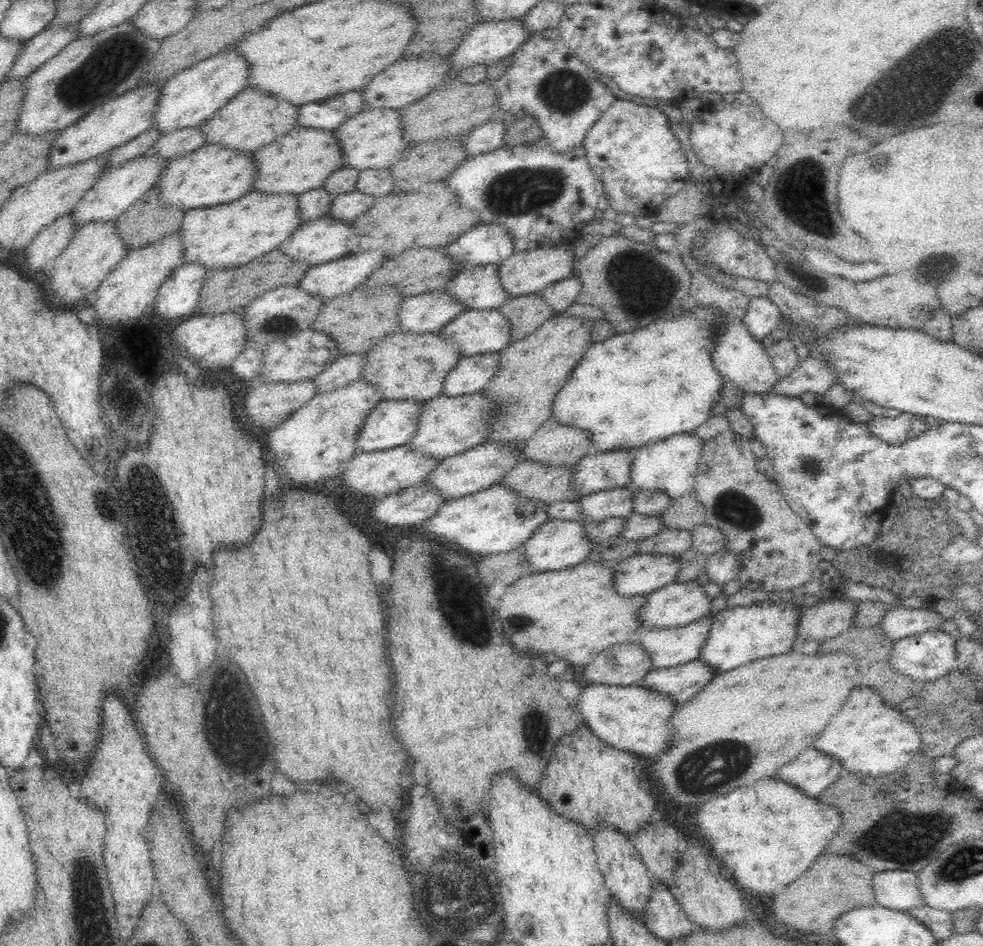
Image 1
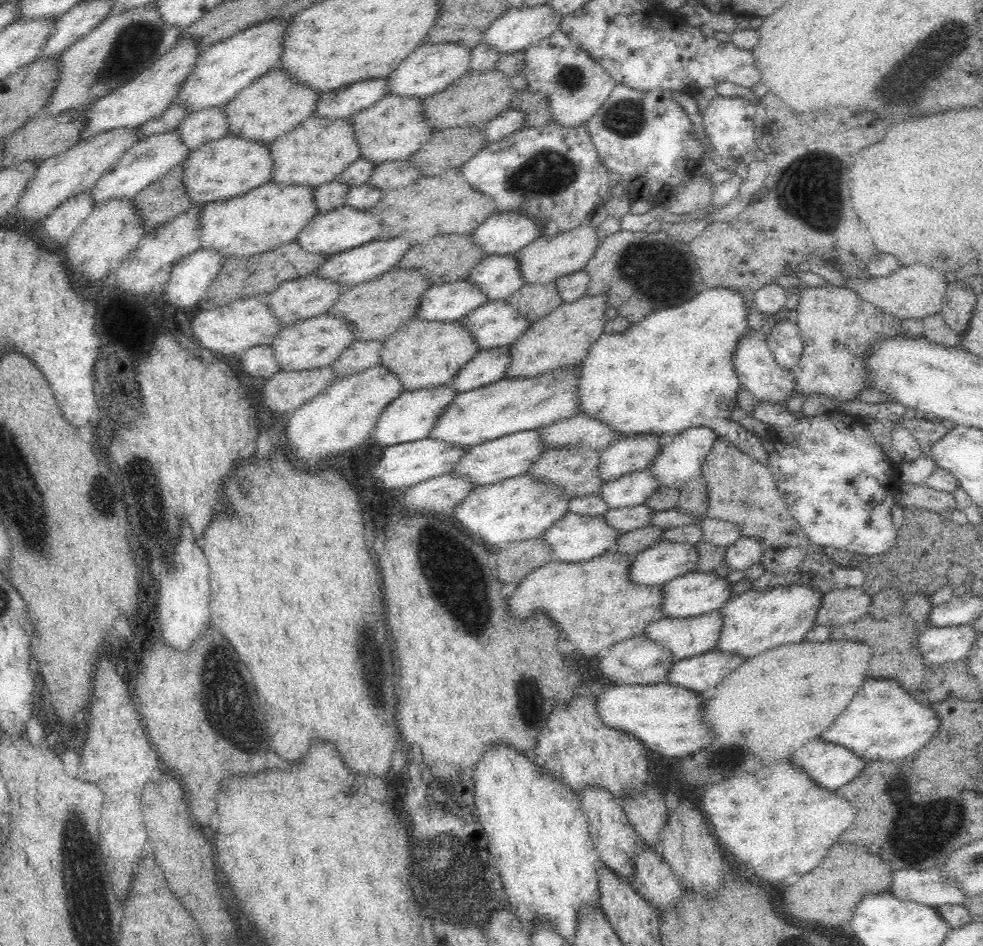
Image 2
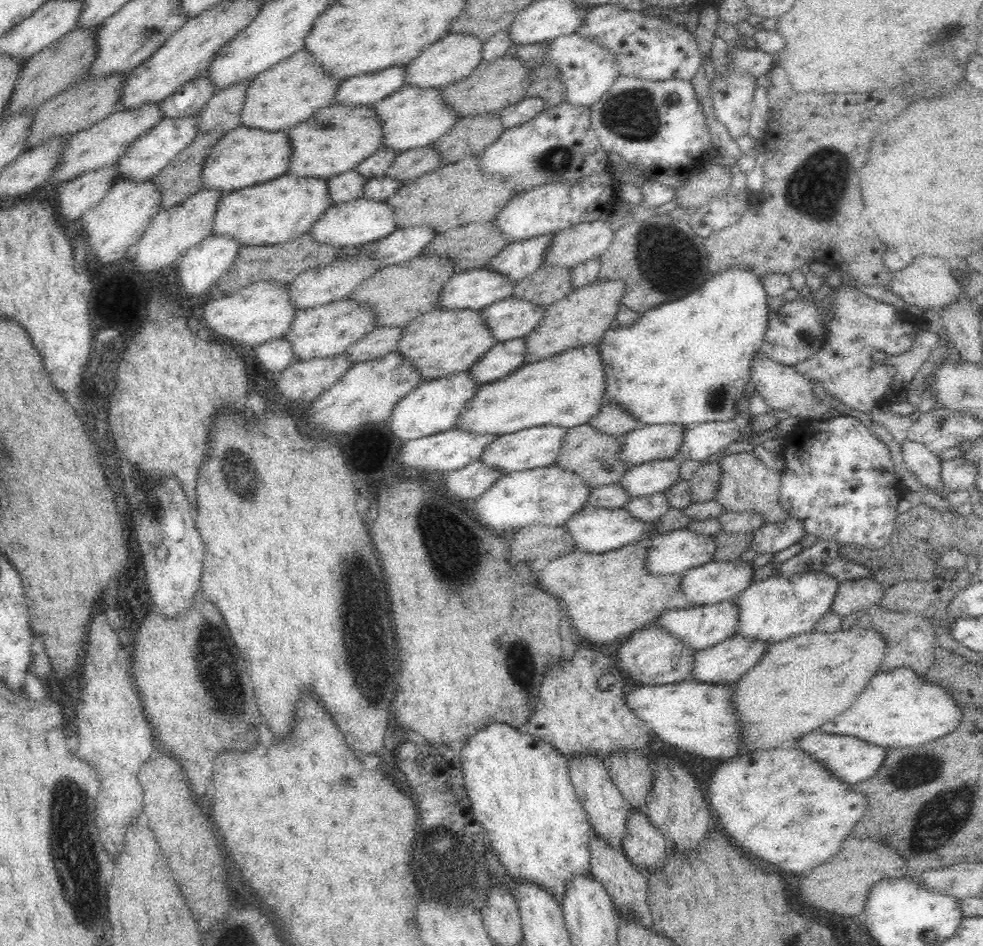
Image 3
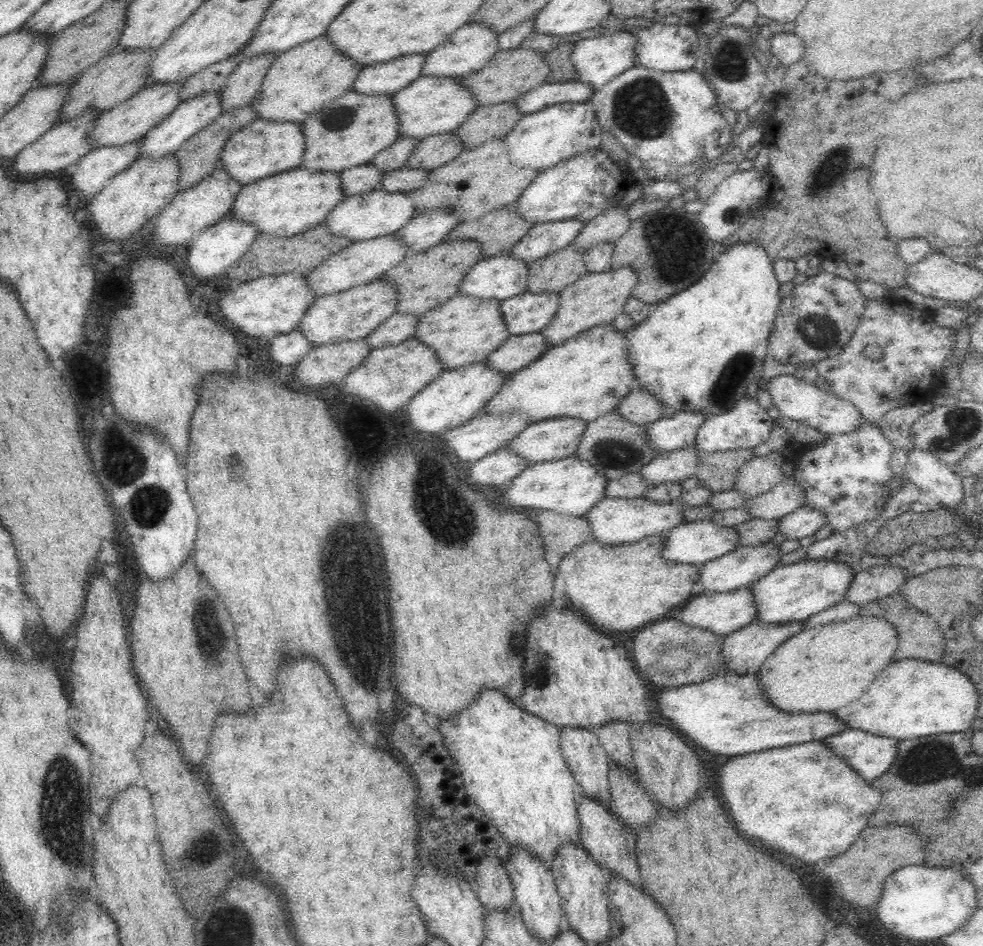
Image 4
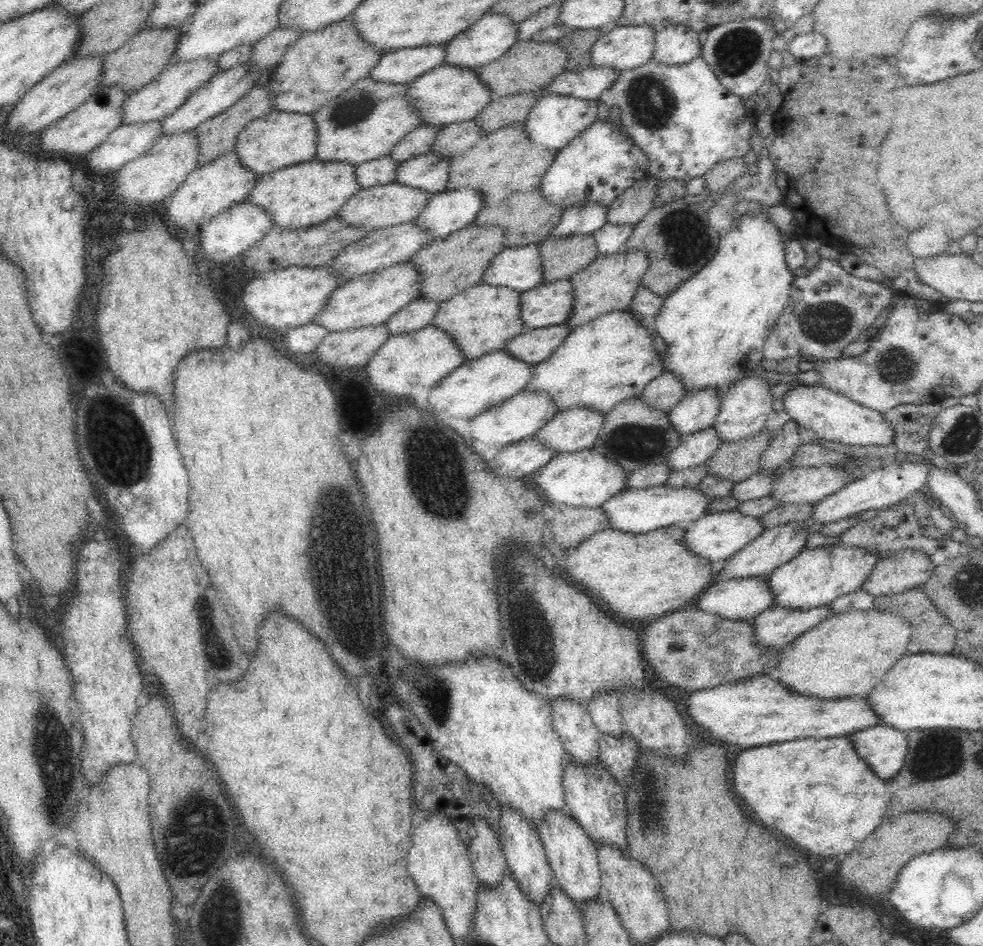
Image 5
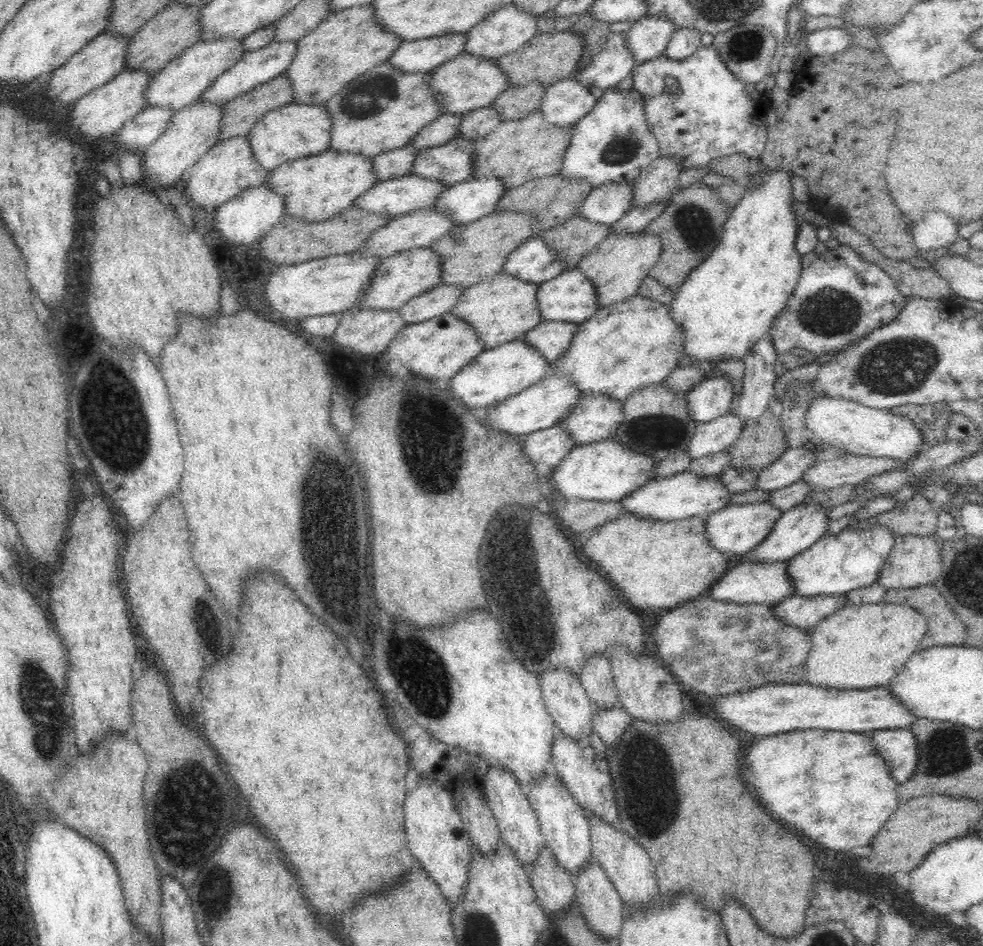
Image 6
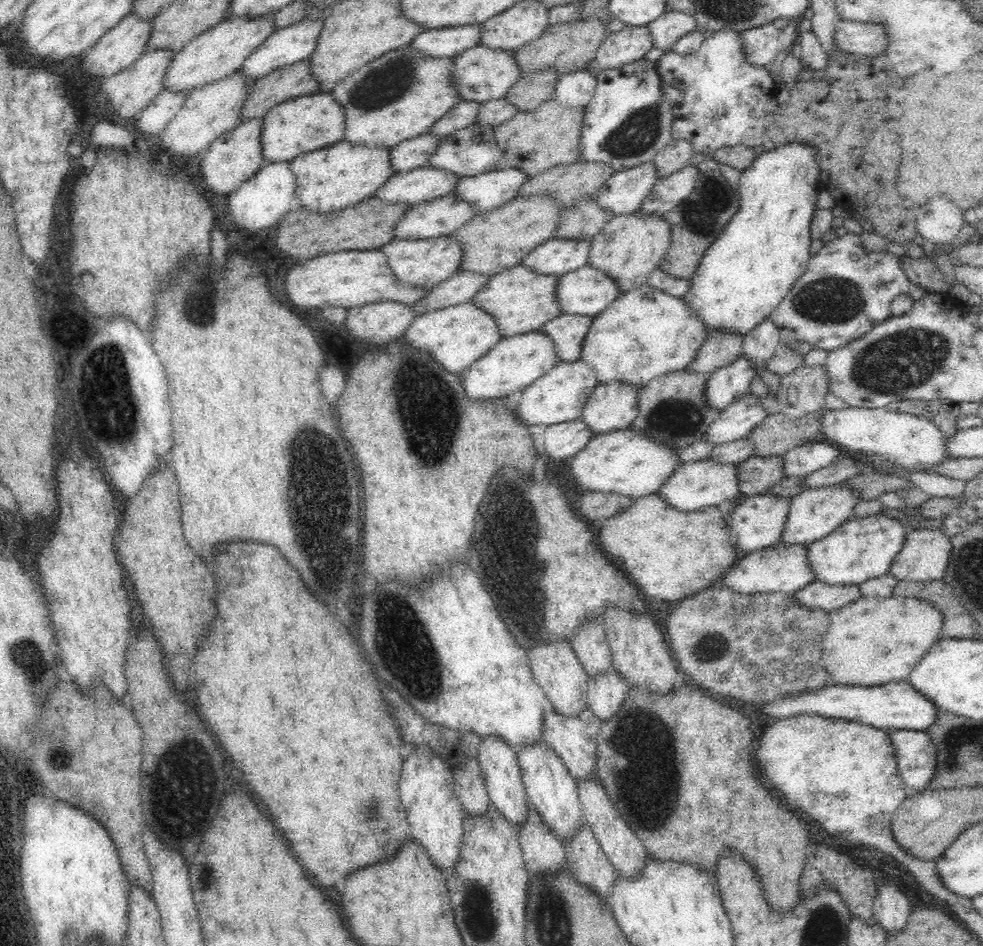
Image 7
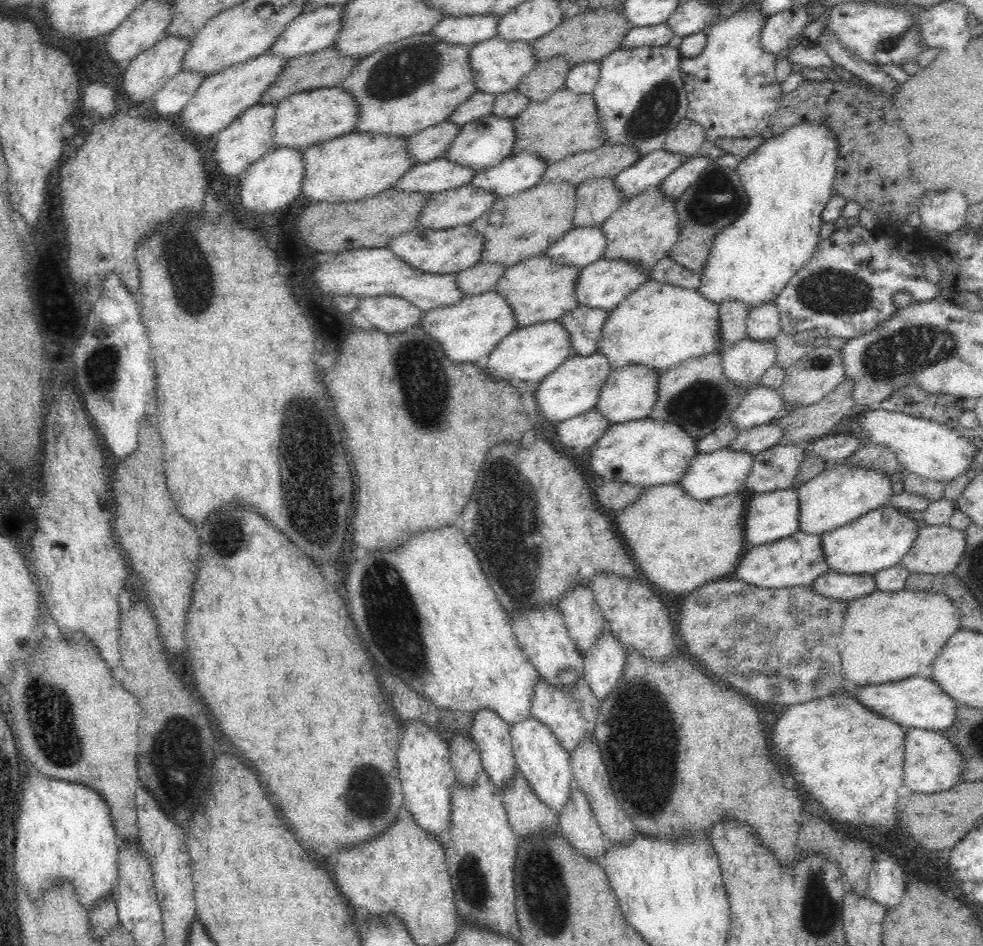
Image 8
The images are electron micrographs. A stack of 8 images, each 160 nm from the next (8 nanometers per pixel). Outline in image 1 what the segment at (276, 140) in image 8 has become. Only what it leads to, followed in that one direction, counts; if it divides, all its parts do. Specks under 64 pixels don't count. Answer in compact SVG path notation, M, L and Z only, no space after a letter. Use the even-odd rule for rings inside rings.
M204 144L184 156L172 159L160 172L155 186L158 187L161 202L187 211L232 202L248 193L256 179L253 153Z

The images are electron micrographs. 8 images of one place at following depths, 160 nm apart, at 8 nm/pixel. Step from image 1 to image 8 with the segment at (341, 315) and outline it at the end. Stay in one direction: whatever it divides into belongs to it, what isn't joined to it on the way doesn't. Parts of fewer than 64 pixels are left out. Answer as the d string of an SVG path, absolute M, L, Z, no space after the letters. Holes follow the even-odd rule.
M566 181L539 182L528 190L497 198L470 227L484 239L480 263L511 267L532 255L540 255L572 230L572 217L576 206L576 186Z

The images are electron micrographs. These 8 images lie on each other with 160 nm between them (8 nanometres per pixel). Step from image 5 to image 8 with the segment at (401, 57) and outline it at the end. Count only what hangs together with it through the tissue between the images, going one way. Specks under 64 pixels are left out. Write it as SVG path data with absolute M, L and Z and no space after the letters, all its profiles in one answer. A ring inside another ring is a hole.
M474 15L442 17L430 30L430 35L438 41L454 45L475 45L496 36L499 16Z

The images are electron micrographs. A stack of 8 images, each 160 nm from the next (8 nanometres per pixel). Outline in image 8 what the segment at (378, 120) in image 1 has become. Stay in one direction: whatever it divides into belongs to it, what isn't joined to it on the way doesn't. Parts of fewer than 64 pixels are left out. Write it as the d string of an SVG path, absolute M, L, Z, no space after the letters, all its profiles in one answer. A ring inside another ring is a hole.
M498 35L472 45L468 54L470 70L474 75L476 90L499 95L514 89L523 76L536 66L532 45L524 41L506 41Z

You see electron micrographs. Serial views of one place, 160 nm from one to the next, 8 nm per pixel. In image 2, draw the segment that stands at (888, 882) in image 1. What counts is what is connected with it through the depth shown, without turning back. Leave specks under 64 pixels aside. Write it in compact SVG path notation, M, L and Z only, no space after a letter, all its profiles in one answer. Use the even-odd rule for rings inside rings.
M938 867L929 870L896 870L891 873L887 892L898 900L914 901L928 906L943 904L960 905L964 893L954 885L954 881L941 878Z

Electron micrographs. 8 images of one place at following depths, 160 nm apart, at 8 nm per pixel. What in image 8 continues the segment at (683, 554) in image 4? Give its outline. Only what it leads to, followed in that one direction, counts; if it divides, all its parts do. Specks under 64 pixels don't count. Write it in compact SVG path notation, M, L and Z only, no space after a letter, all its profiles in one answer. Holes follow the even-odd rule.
M790 487L784 490L754 493L752 498L748 498L743 526L743 540L748 546L768 544L798 532L798 495L795 489Z

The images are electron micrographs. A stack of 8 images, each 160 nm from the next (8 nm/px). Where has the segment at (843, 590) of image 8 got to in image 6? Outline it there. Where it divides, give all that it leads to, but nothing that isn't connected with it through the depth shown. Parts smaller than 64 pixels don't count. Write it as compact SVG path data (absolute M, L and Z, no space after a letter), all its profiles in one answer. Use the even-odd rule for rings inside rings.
M792 594L769 608L769 611L784 625L798 629L810 629L847 604L844 595L803 598Z

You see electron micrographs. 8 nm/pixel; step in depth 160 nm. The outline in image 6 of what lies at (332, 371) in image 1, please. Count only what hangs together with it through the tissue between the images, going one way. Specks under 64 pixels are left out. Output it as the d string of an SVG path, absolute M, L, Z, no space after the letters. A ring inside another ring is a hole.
M439 283L430 290L406 301L398 312L404 325L420 324L426 320L448 313L460 299L464 287Z

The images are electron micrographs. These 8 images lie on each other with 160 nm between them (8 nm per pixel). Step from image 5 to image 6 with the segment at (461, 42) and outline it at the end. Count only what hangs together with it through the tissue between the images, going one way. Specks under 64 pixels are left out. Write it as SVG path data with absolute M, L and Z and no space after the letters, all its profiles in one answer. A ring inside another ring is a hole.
M512 3L504 5L494 12L490 12L472 30L466 33L466 44L462 52L484 59L497 59L520 49L524 42L528 42L536 32L538 22L537 15L533 15L520 9Z

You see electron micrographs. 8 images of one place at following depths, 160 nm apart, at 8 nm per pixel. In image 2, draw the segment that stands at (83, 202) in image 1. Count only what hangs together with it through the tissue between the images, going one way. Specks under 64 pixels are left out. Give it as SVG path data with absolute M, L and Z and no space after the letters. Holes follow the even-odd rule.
M168 131L136 141L90 189L94 206L108 199L132 200L149 184L168 174L176 165L183 163L190 151L180 141L180 135L176 131Z

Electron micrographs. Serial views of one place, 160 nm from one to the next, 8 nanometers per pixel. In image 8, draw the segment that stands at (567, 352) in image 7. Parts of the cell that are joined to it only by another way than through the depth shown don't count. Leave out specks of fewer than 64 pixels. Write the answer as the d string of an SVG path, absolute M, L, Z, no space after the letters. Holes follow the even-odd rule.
M580 305L558 321L568 332L575 355L588 356L597 352L602 328L607 319L608 311Z

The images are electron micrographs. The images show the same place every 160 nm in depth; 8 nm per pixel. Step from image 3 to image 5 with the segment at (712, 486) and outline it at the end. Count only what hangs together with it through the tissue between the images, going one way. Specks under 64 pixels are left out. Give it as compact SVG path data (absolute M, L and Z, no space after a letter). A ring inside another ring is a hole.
M764 430L751 439L721 442L716 453L704 462L706 474L738 482L758 473L759 460L771 440Z

